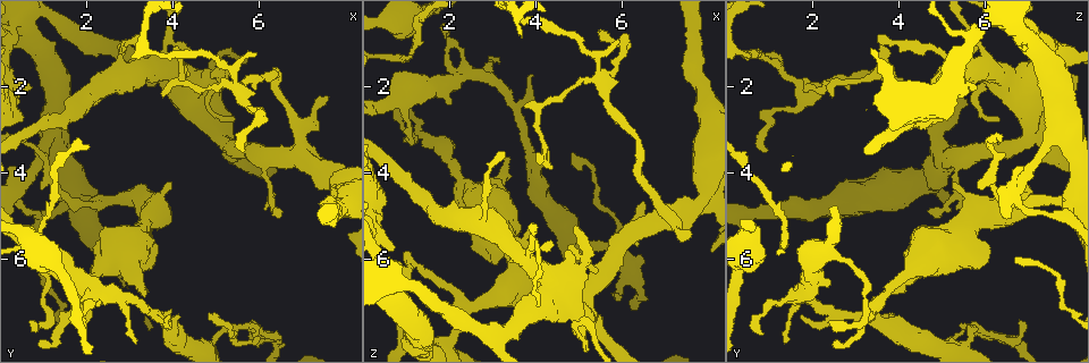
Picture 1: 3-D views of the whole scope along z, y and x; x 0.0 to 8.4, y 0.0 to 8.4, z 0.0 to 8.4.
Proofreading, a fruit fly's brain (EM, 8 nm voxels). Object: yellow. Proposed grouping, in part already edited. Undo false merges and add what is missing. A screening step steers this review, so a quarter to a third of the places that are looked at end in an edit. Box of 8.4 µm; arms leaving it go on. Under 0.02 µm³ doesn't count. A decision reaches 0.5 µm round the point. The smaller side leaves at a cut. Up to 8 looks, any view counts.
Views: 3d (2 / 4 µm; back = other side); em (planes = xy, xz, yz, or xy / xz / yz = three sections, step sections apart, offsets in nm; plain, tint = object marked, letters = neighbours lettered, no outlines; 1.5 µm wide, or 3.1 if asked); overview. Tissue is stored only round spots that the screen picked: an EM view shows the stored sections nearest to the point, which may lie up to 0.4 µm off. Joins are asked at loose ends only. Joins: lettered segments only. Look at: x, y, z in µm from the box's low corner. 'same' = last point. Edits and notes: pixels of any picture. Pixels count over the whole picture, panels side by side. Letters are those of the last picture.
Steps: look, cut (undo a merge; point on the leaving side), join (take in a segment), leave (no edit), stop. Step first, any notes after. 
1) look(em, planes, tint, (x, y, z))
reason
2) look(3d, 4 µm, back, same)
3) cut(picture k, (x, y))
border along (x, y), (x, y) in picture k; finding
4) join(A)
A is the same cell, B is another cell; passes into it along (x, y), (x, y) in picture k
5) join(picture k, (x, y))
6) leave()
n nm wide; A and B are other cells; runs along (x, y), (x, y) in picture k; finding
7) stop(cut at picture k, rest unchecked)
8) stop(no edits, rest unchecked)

look(3d, 2 µm, (3.70, 2.20, 2.50))
tapers out

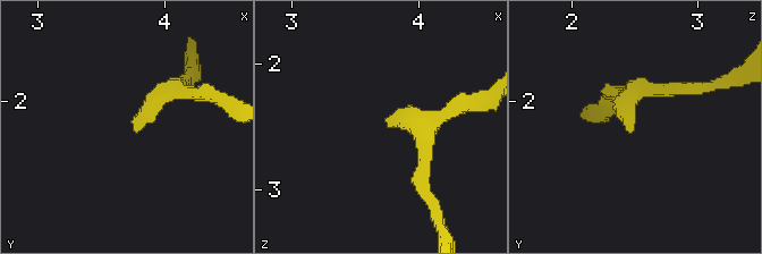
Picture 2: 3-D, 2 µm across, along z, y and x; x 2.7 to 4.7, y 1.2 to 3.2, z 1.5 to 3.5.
look(em, yz, step 8, tint, (3.78, 2.22, 2.48))
now the EM

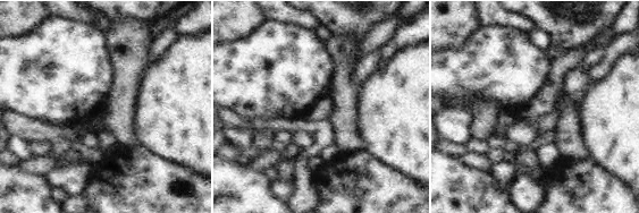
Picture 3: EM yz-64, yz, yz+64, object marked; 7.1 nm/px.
look(em, planes, letters, same)

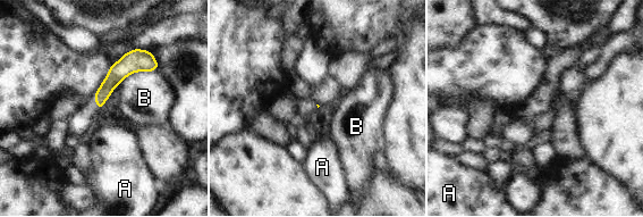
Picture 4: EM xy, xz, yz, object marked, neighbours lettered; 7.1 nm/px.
leave()
A and B are other cells; runs along (143, 52), (108, 85), (100, 105) in picture 4; no lettered segment goes on from it

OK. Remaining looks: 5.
look(em, planes, letters, (5.75, 7.55, 5.70))
three-way junction

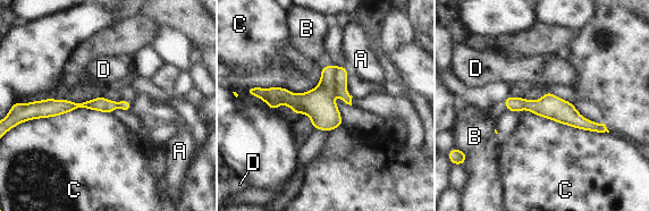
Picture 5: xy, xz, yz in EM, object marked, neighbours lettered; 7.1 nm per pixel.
cut(picture 5, (318, 103))
100 nm wide; A, B, C and D are other cells; the part that leaves runs along (507, 101), (553, 107), (603, 128) in picture 5; two neurons meet here

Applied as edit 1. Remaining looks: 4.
look(overview)

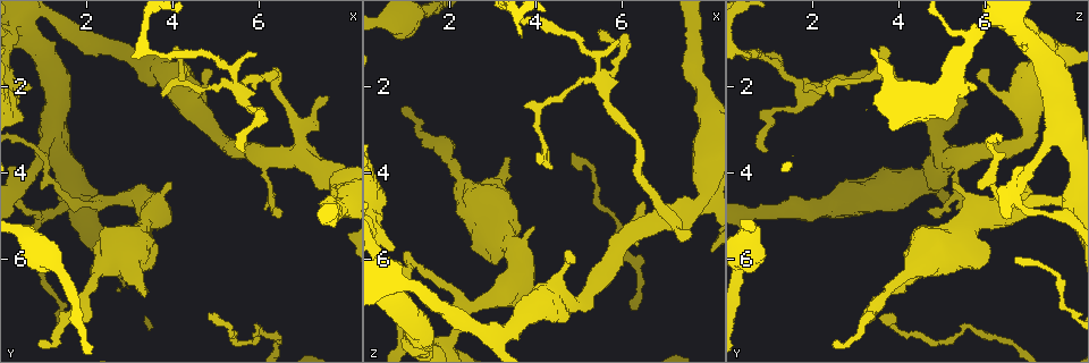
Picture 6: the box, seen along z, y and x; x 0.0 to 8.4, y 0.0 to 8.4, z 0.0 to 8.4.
look(em, planes, letters, (7.60, 2.30, 5.35))
an open end

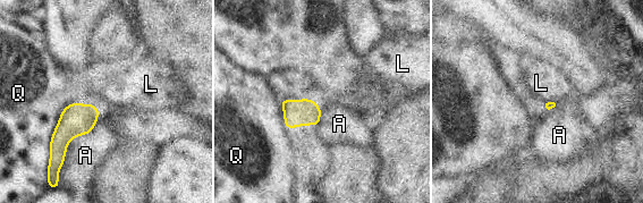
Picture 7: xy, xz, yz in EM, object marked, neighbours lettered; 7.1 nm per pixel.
leave()
A touches over 550 nm; A, L and Q are other cells; border along (99, 109), (58, 174) in picture 7; no lettered segment goes on from it

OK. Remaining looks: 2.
stop(cut at picture 5, rest unchecked)

